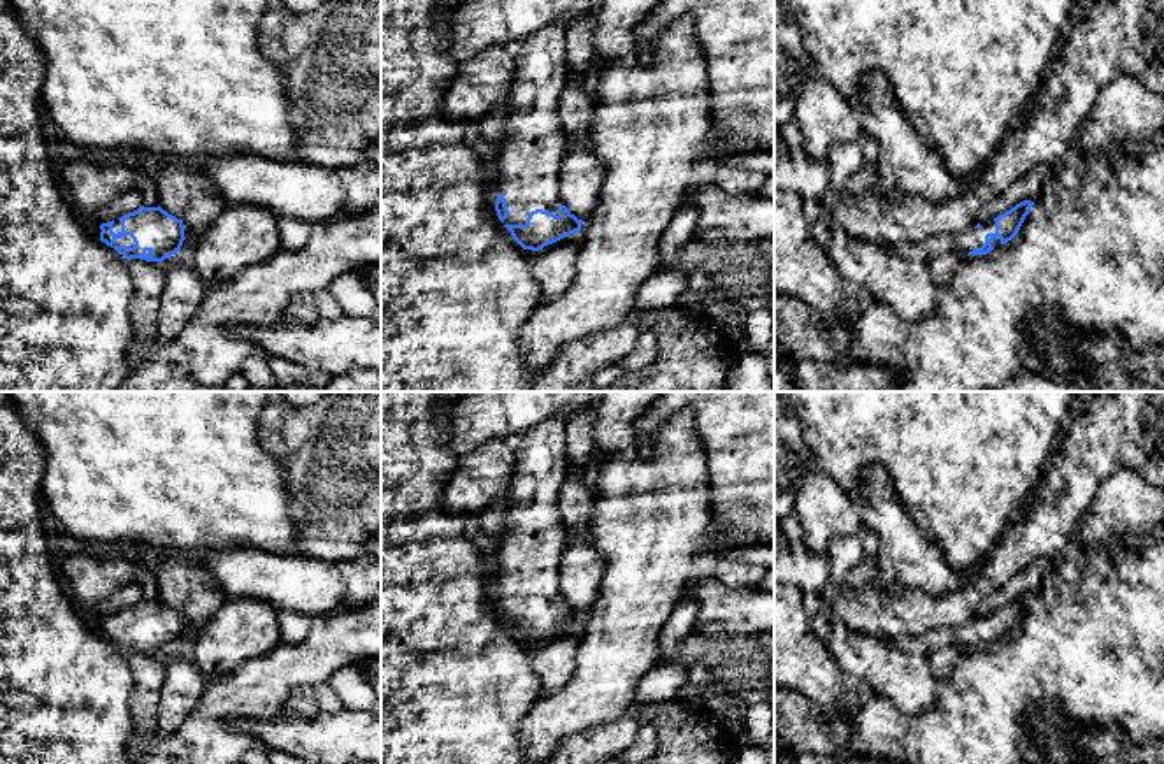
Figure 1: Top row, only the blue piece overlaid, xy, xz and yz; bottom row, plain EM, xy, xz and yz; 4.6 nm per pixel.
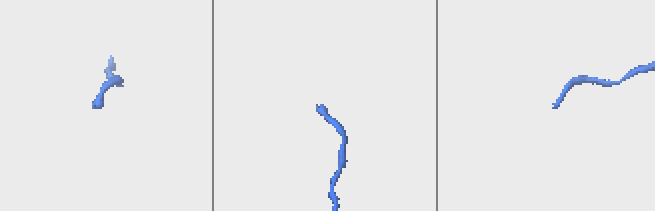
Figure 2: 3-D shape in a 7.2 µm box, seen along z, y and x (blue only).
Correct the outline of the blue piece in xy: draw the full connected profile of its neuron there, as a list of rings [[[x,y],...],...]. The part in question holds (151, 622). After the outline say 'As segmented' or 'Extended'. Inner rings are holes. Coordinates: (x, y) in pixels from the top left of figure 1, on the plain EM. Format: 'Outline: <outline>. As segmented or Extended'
Outline: [[[140,599],[133,606],[102,616],[98,632],[126,653],[163,655],[181,643],[184,618],[160,599]]]. Extended

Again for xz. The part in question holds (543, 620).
Outline: [[[555,418],[521,436],[514,451],[506,541],[492,560],[497,609],[513,632],[532,645],[579,625],[583,618],[560,595],[560,555],[567,546],[560,515],[565,427],[564,418]]]. Extended

